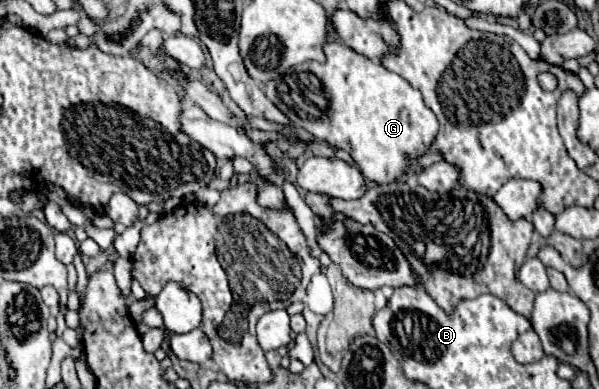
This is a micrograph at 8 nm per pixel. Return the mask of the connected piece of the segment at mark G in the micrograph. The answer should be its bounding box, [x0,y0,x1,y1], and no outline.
[266,42,438,184]

